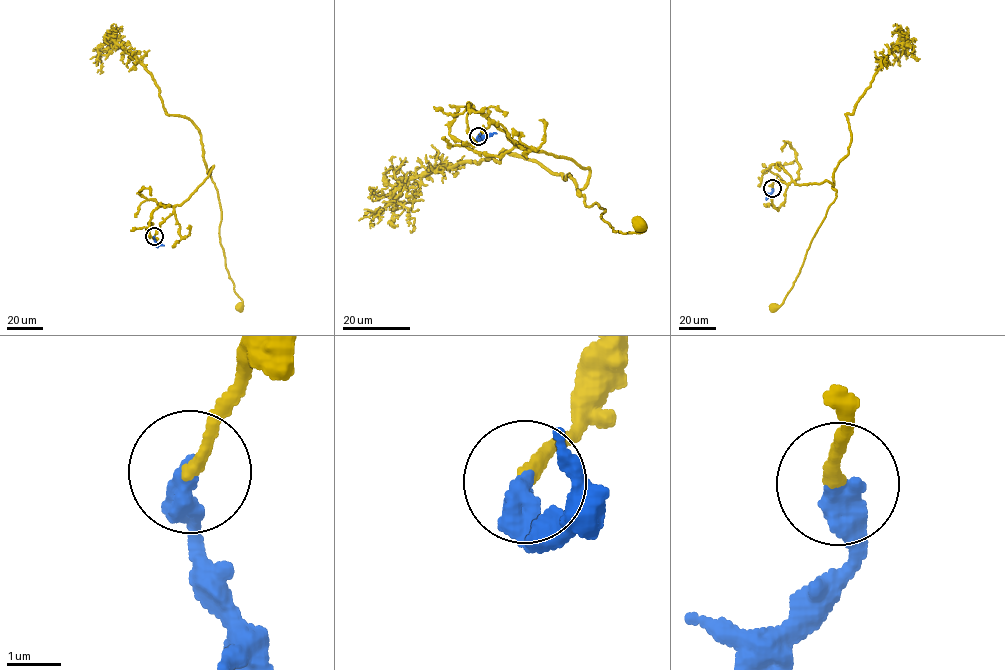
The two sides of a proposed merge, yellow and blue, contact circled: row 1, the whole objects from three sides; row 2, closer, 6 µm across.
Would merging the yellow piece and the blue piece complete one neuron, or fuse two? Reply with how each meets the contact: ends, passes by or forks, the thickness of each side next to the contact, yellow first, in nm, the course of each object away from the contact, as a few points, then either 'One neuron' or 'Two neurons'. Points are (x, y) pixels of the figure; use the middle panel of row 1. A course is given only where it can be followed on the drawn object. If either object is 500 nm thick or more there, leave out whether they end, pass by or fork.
At the ring yellow ends. At the ring blue ends. Thickness 240 nm (yellow) against 460 nm. Course of yellow: (477, 136), (501, 125), (521, 148), (589, 169), (586, 206), (605, 209), (613, 232), (639, 223). Course of blue: (477, 136), (477, 140), (496, 133). One neuron

